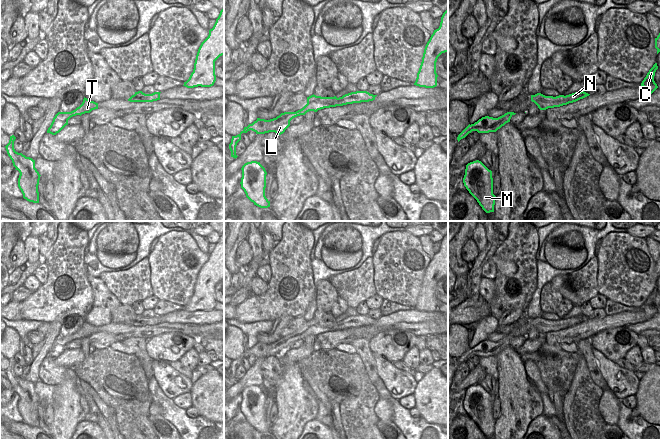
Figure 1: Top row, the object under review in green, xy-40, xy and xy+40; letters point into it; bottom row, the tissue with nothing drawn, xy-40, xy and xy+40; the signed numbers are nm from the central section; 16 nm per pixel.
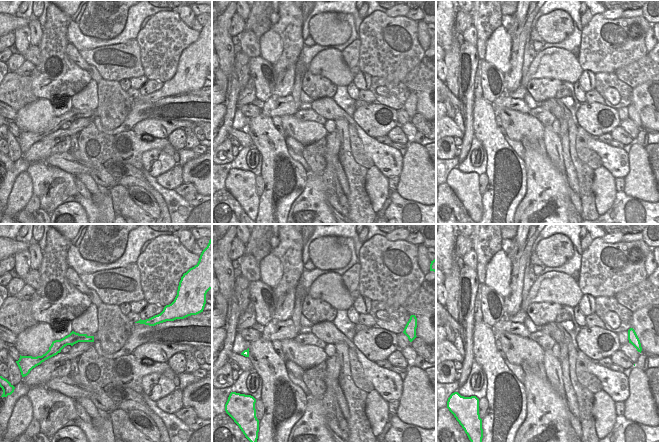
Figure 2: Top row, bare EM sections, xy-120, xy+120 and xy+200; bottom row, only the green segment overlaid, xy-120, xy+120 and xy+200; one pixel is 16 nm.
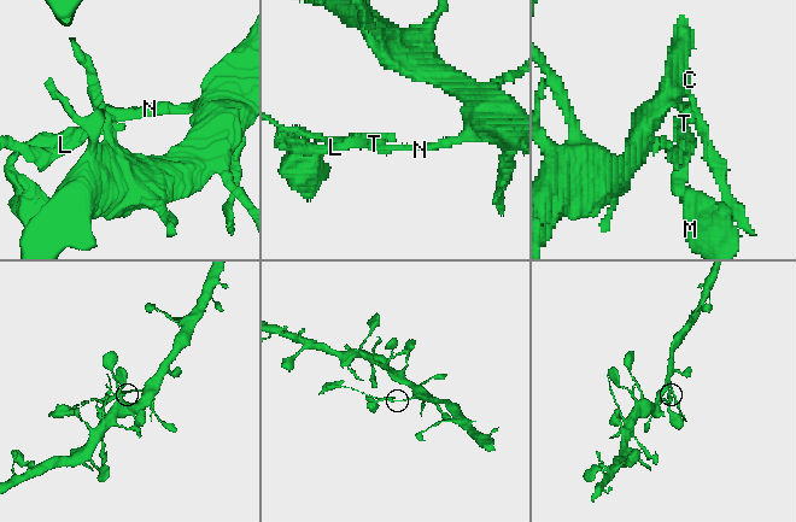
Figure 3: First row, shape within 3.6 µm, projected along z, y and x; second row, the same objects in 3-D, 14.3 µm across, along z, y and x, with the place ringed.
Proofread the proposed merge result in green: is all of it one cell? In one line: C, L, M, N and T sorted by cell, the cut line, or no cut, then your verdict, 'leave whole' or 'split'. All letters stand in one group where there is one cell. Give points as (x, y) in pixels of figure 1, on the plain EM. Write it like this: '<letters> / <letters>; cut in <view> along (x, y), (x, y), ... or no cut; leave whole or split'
C N / L M T; cut in xy along (315, 321), (320, 327), (328, 327), (330, 330); split

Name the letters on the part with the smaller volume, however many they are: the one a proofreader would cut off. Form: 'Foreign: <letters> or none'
Foreign: L, M, T

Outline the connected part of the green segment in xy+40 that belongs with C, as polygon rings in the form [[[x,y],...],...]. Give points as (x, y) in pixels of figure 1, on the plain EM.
[[[655,287],[641,307],[641,310],[645,313],[647,320],[650,320],[658,312],[654,305],[655,296],[657,293],[658,290],[657,287]]]

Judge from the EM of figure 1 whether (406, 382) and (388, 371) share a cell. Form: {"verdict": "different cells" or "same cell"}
{"verdict": "same cell"}

